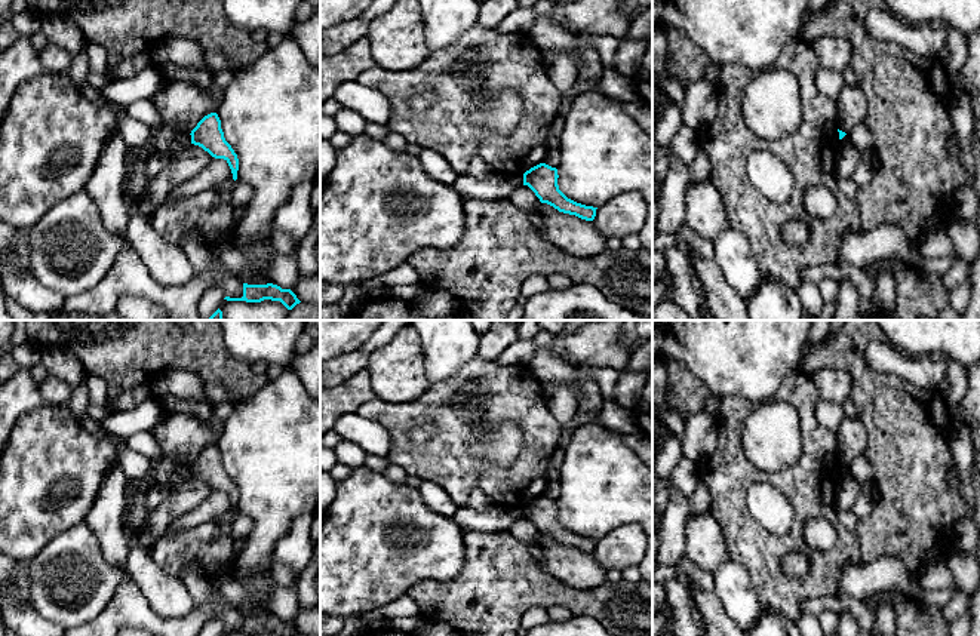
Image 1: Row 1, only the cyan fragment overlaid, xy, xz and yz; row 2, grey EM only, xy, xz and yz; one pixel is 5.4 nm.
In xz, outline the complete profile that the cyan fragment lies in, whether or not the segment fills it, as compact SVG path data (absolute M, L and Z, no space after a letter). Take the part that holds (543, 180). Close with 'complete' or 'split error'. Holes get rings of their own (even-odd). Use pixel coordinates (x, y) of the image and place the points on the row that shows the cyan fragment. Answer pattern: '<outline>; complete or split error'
M540 163L523 173L523 185L528 185L541 203L547 203L559 212L593 221L596 209L568 199L557 185L557 169Z; complete

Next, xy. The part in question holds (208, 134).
M216 113L205 116L191 130L191 144L202 147L215 159L224 159L237 179L239 159L231 145L225 141L221 120Z; complete

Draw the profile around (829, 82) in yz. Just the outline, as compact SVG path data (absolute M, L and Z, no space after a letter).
M818 65L815 74L815 83L818 90L827 96L829 99L836 101L838 95L841 93L842 87L845 86L842 73L835 70L823 68Z

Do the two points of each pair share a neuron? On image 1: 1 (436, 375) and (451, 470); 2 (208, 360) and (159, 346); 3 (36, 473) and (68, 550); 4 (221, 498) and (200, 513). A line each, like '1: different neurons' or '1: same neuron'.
1: different neurons
2: same neuron
3: different neurons
4: same neuron

